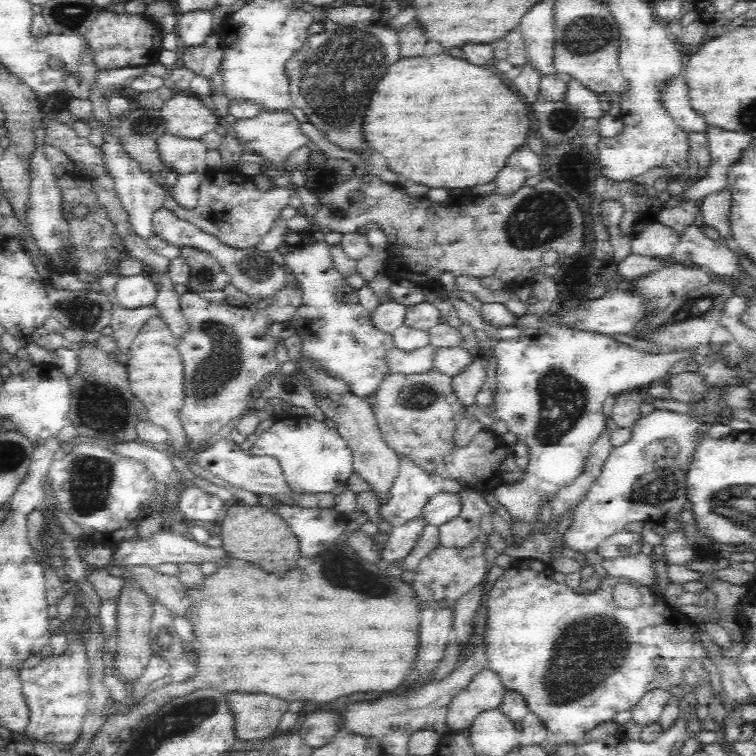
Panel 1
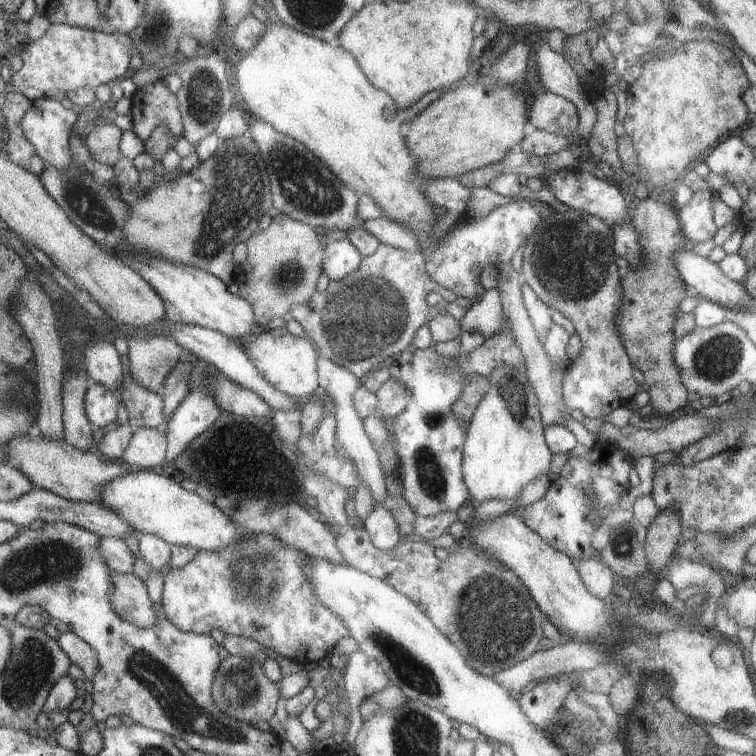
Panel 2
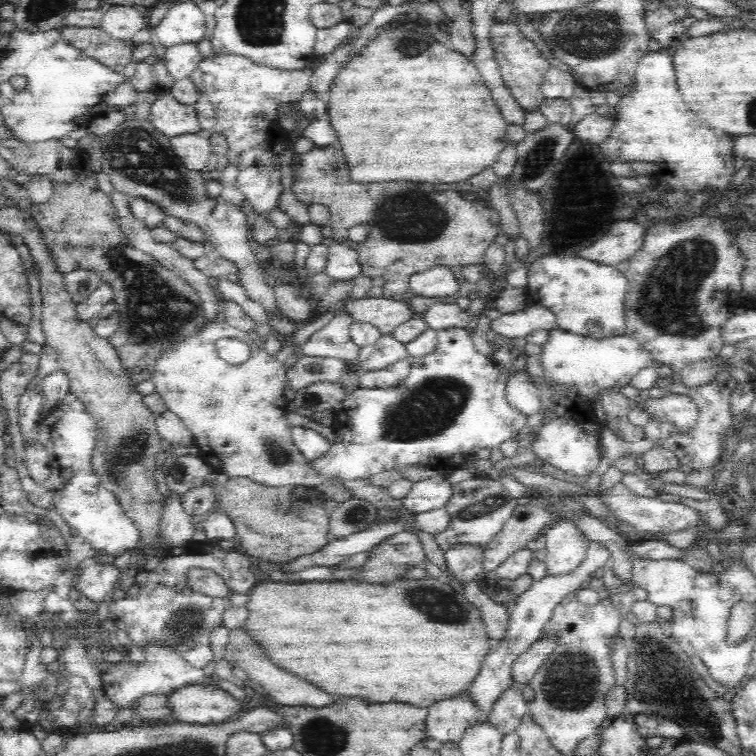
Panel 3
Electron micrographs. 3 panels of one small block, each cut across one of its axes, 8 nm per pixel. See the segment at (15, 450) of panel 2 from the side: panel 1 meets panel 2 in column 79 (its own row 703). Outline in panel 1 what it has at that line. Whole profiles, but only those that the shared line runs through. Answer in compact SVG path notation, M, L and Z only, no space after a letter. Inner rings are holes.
M490 668L476 674L470 686L454 696L454 700L448 704L446 726L450 728L450 732L468 732L480 714L498 710L504 696L504 684Z

